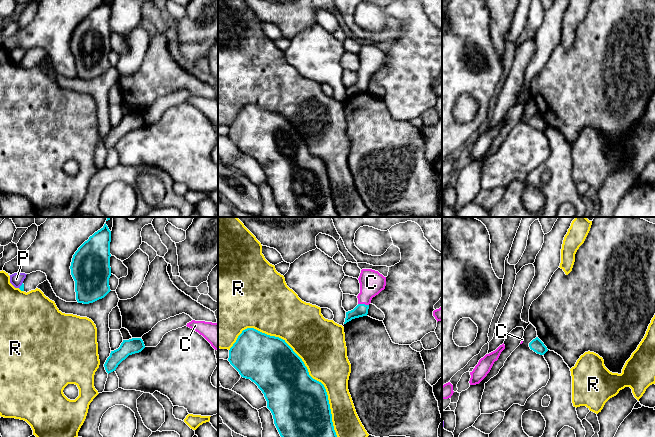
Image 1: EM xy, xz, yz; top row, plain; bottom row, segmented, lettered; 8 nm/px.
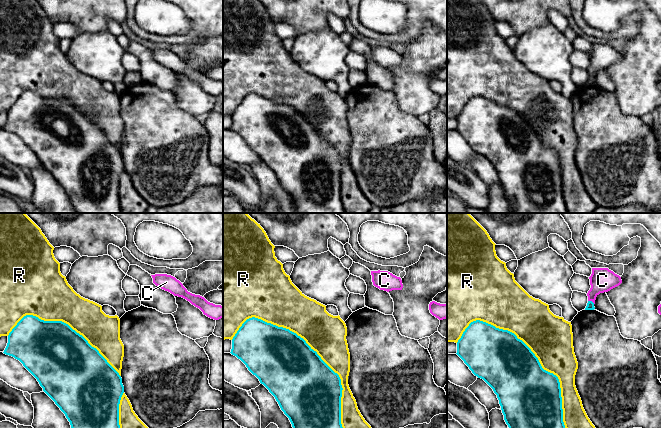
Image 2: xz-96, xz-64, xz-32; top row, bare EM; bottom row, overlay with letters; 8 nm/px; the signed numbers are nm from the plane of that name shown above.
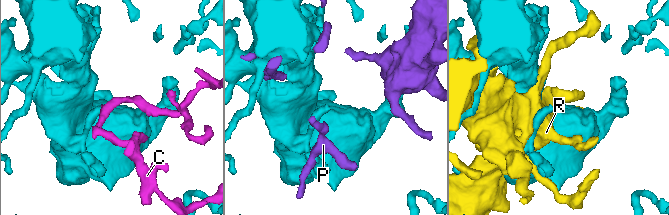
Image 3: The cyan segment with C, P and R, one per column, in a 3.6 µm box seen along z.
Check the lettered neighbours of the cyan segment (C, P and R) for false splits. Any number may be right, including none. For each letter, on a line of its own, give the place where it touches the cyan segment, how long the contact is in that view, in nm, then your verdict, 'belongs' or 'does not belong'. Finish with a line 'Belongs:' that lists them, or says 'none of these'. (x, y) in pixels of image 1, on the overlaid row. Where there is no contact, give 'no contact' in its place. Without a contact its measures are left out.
C: xz (363, 304) | 90 nm | belongs
P: xy (21, 285) | 60 nm | does not belong
R: xz (307, 370) | 1150 nm | does not belong
Belongs: C

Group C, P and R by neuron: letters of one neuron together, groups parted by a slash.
C / P / R

